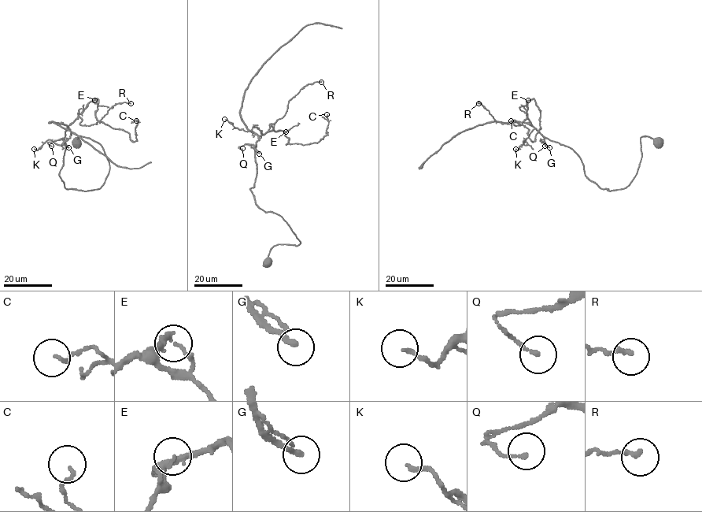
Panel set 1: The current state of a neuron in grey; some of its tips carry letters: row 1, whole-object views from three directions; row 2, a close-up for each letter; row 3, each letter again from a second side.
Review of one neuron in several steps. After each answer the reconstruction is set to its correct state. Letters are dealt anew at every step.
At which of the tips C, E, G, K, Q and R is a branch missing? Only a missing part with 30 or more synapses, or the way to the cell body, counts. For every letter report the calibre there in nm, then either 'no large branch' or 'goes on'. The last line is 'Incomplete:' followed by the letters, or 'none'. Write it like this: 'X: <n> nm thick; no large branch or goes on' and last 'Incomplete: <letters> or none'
C: 100 nm thick; no large branch
E: 80 nm thick; no large branch
G: 140 nm thick; no large branch
K: 140 nm thick; no large branch
Q: 130 nm thick; no large branch
R: 170 nm thick; no large branch
Incomplete: none

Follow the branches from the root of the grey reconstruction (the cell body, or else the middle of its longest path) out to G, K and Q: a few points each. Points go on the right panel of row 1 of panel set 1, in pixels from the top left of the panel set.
G: (658, 143), (640, 138), (637, 175), (611, 191), (585, 175), (570, 147), (545, 138), (549, 147)
K: (658, 143), (640, 138), (637, 175), (611, 191), (585, 175), (572, 149), (535, 128), (515, 149)
Q: (658, 143), (640, 138), (637, 175), (611, 191), (585, 175), (570, 147), (548, 138), (540, 140), (544, 146)

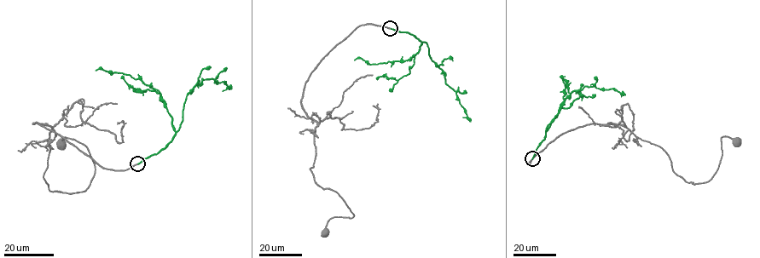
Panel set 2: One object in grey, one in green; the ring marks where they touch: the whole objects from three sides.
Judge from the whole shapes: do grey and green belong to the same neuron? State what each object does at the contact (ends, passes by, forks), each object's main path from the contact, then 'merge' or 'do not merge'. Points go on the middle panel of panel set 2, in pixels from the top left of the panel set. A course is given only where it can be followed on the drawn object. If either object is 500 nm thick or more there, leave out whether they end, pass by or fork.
grey ends | green ends | grey via (391, 28), (359, 25), (304, 86), (301, 107), (317, 126), (314, 181), (354, 214), (331, 218), (324, 232) | green via (391, 28), (409, 32), (426, 43), (432, 60), (443, 71), (445, 83), (455, 92), (470, 122) | merge

